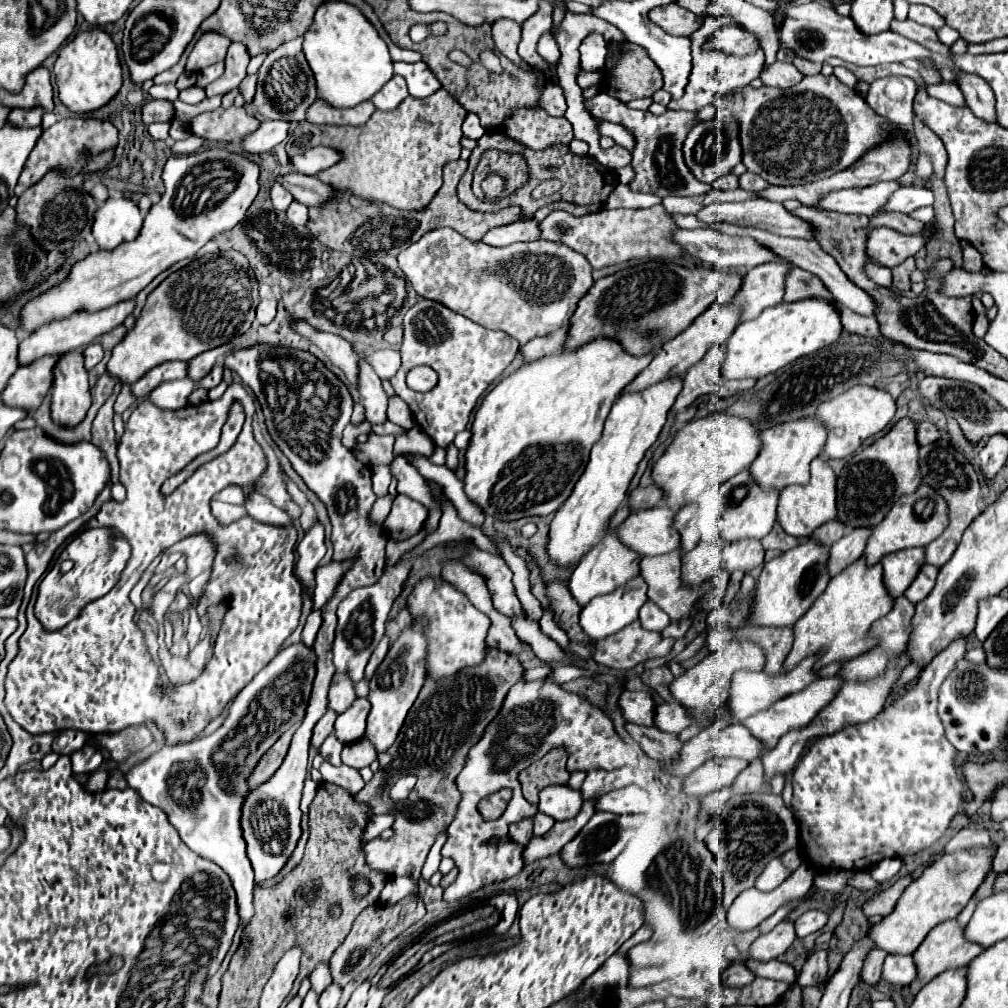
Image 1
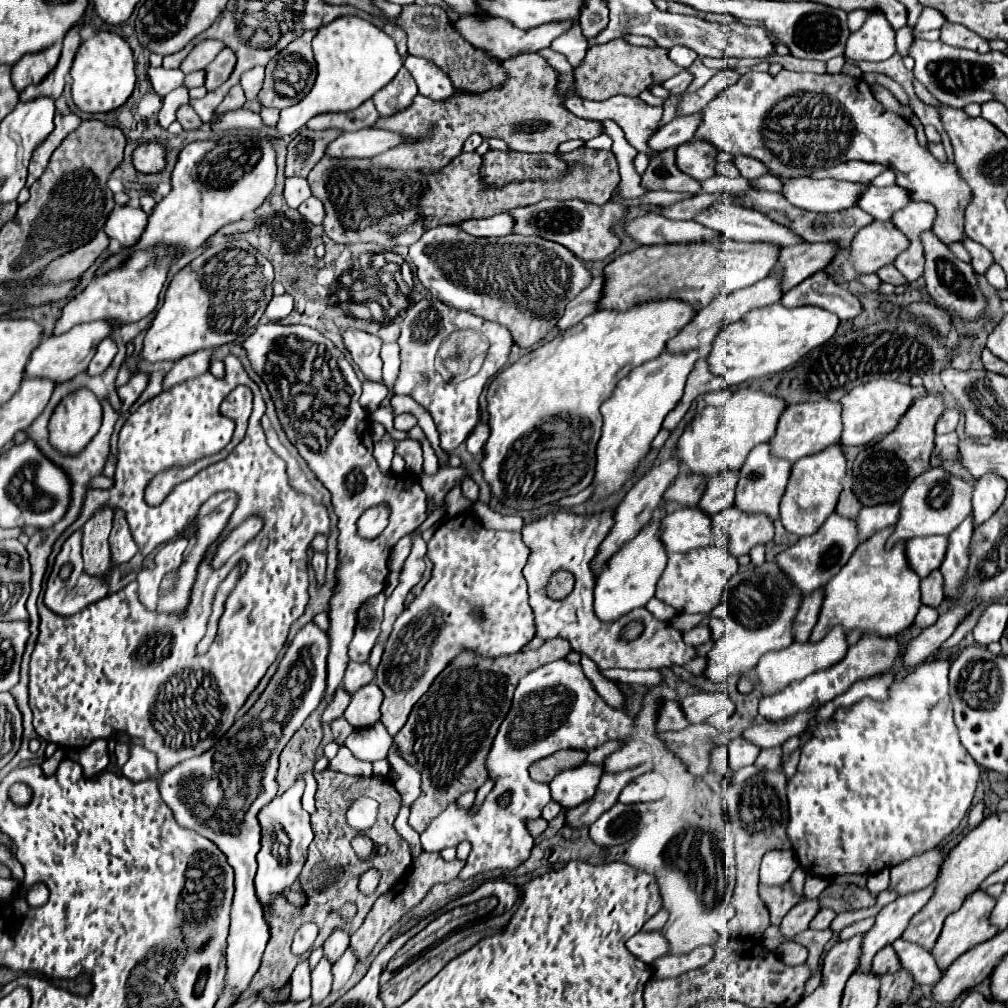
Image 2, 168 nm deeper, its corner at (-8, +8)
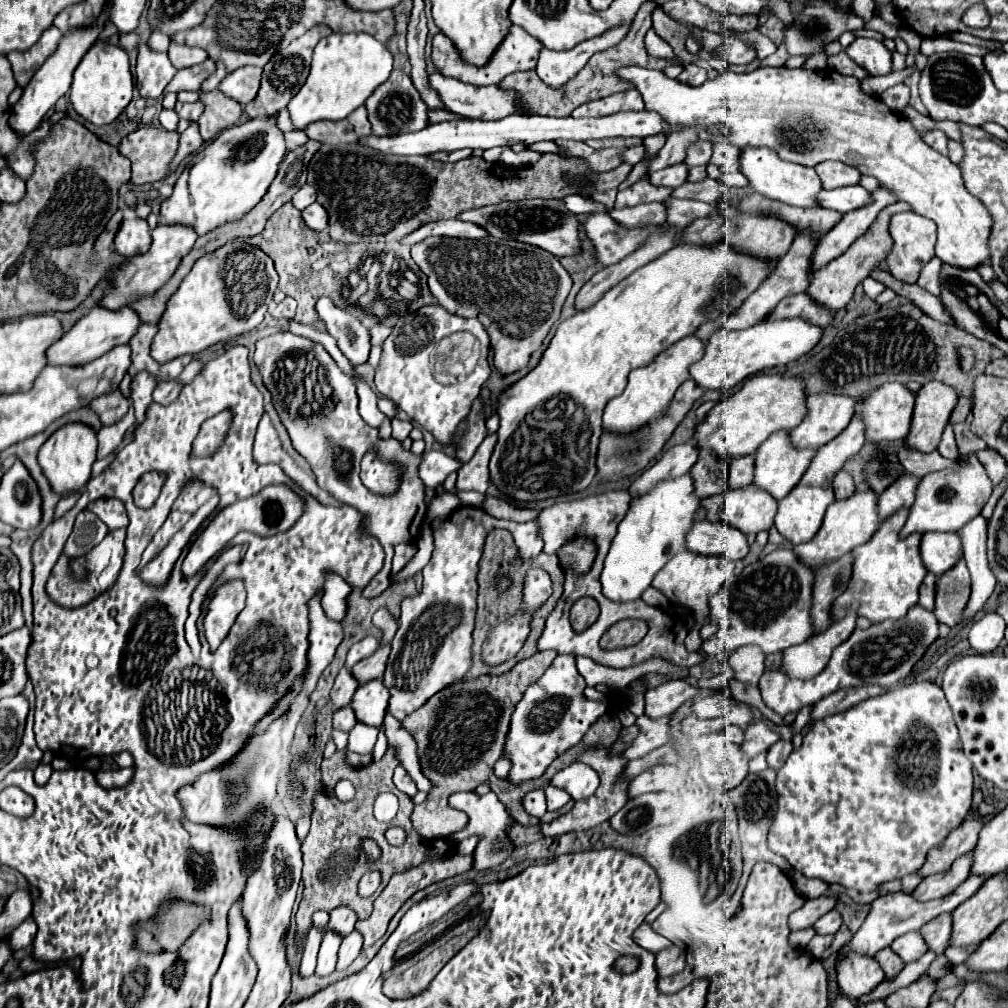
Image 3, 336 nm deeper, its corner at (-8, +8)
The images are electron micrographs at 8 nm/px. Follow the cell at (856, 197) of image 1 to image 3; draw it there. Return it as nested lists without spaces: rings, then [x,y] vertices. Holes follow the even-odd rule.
[[[742,148],[740,172],[748,178],[750,188],[756,188],[756,192],[760,192],[762,196],[768,196],[772,200],[780,200],[780,202],[790,204],[790,206],[814,208],[816,194],[822,190],[820,178],[816,176],[814,168],[780,160],[776,156],[776,152],[772,152],[770,148]]]

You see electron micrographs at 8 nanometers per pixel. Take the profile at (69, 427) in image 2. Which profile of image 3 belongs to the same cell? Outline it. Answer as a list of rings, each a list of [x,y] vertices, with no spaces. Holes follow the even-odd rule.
[[[66,424],[54,432],[38,452],[38,464],[48,478],[52,492],[58,496],[70,496],[80,492],[90,480],[90,470],[96,460],[96,432],[84,424]]]

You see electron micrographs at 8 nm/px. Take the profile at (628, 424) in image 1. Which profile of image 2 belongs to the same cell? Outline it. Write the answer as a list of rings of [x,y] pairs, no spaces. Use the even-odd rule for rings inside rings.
[[[662,352],[658,358],[638,366],[626,378],[622,378],[616,386],[616,392],[600,406],[604,416],[602,436],[598,440],[598,460],[596,460],[596,476],[592,480],[592,496],[588,502],[602,502],[622,490],[622,486],[632,478],[640,462],[650,452],[650,444],[662,428],[666,414],[676,406],[682,398],[684,384],[688,374],[698,360],[698,352],[670,354]]]

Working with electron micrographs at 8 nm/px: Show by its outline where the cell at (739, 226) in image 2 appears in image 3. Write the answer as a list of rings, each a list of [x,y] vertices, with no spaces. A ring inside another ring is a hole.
[[[668,198],[664,204],[668,204],[668,220],[666,222],[676,224],[676,226],[688,226],[688,224],[692,224],[692,220],[714,212],[712,204],[706,204],[700,200]]]

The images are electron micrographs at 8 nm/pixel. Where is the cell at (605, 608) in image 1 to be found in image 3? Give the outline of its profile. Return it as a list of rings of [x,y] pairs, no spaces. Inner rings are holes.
[[[690,474],[664,480],[646,492],[646,496],[634,498],[624,520],[618,524],[618,532],[604,562],[600,576],[604,596],[614,602],[638,600],[652,584],[656,572],[686,546],[686,534],[694,524],[698,508],[700,498],[694,492],[694,480]]]

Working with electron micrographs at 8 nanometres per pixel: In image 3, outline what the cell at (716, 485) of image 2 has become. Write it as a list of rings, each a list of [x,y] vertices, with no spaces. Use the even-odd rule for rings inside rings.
[[[742,456],[730,462],[730,478],[728,478],[728,486],[730,488],[738,488],[738,486],[746,486],[752,484],[752,472],[754,472],[754,456]]]

